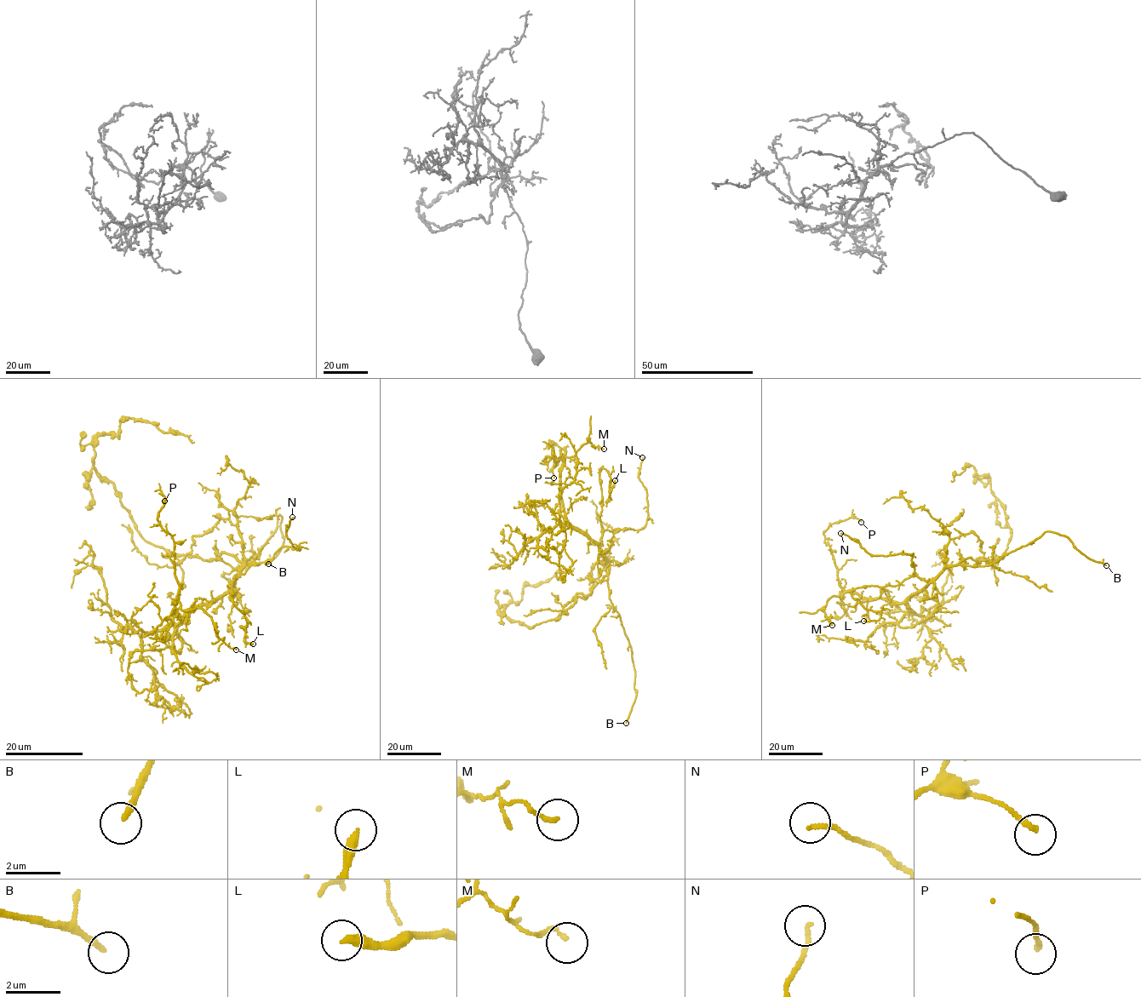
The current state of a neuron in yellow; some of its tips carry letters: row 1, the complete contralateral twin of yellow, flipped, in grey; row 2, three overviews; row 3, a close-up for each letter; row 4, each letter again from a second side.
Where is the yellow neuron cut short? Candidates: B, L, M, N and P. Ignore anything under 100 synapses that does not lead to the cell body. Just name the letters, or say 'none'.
B

